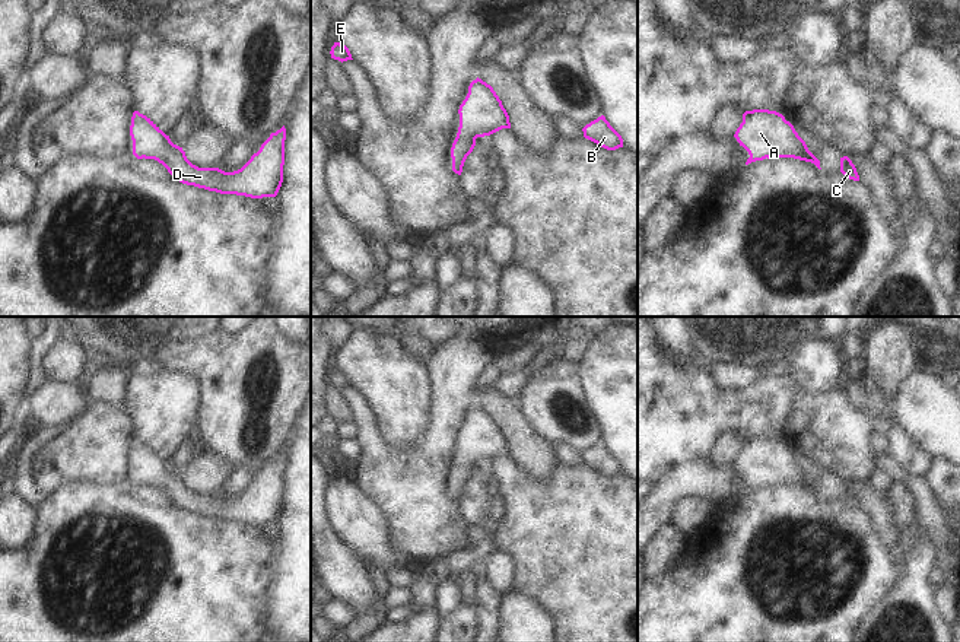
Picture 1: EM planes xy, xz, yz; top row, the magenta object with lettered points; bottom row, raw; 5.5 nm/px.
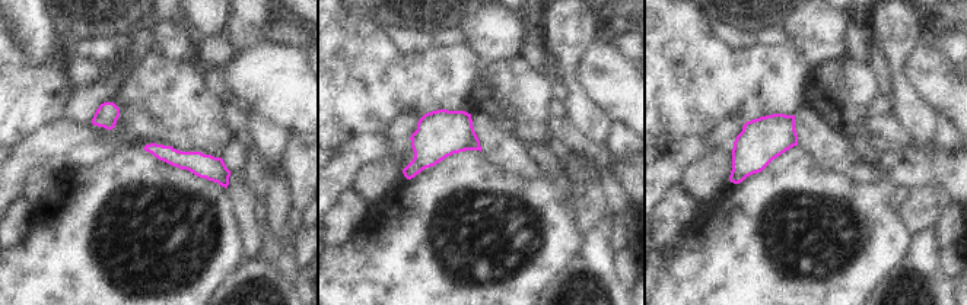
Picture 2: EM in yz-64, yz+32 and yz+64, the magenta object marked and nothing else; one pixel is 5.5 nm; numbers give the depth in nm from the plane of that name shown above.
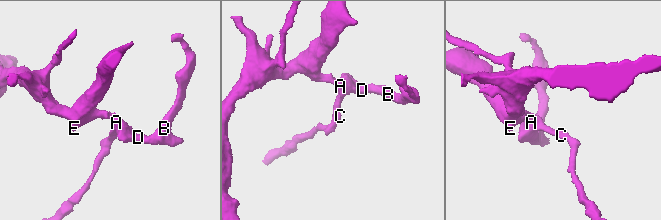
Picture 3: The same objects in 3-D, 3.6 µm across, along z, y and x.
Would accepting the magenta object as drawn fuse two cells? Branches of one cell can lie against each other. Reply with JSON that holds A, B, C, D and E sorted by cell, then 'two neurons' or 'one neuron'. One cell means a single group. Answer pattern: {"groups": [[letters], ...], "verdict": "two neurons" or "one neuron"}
{"groups": [["A", "B", "C", "D", "E"]], "verdict": "one neuron"}

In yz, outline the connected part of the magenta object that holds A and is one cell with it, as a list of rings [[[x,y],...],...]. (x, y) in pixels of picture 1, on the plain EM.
[[[746,438],[734,464],[750,482],[746,492],[766,484],[794,484],[821,496],[820,487],[808,477],[794,452],[776,438]]]

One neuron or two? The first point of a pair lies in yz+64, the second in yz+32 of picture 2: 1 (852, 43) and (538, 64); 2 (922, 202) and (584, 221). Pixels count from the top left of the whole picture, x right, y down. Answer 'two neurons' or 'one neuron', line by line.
1: one neuron
2: one neuron

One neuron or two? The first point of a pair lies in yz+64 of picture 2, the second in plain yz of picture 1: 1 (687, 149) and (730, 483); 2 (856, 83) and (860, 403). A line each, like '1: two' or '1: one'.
1: one
2: two

